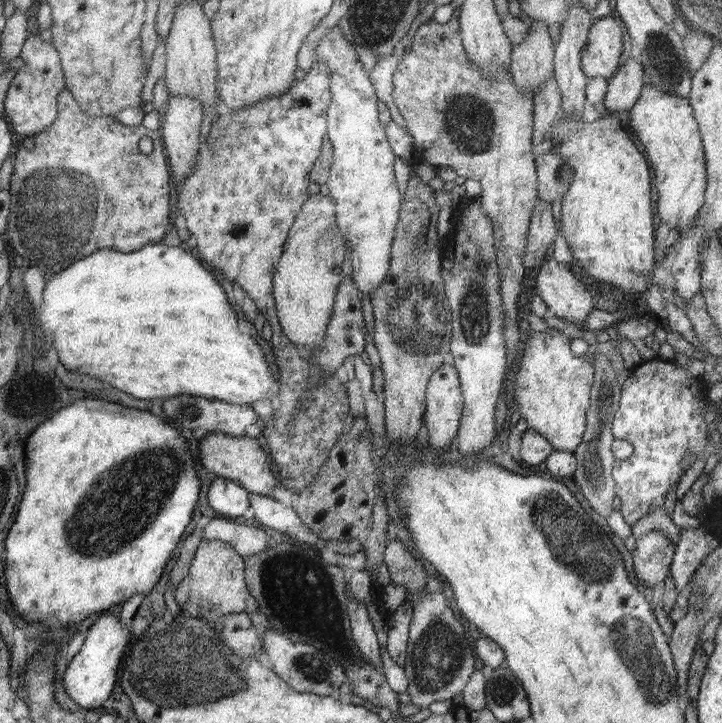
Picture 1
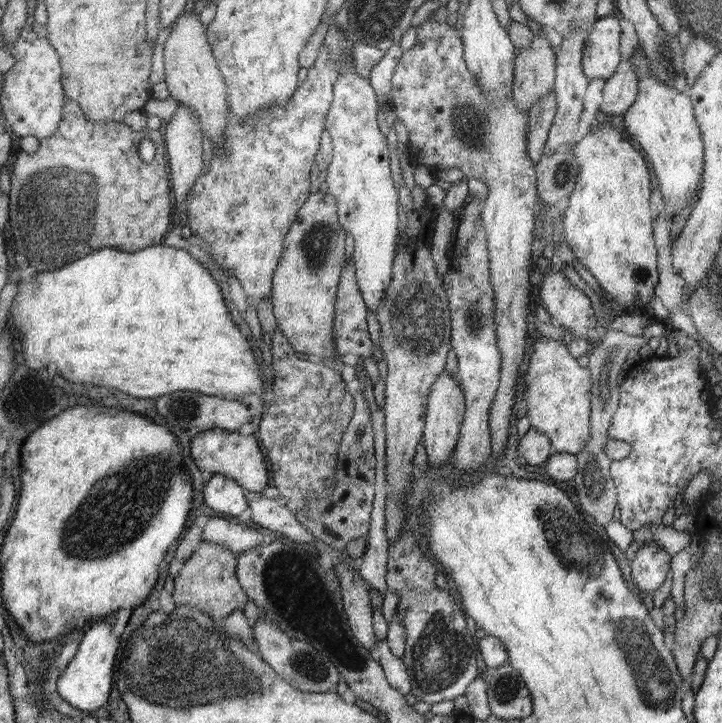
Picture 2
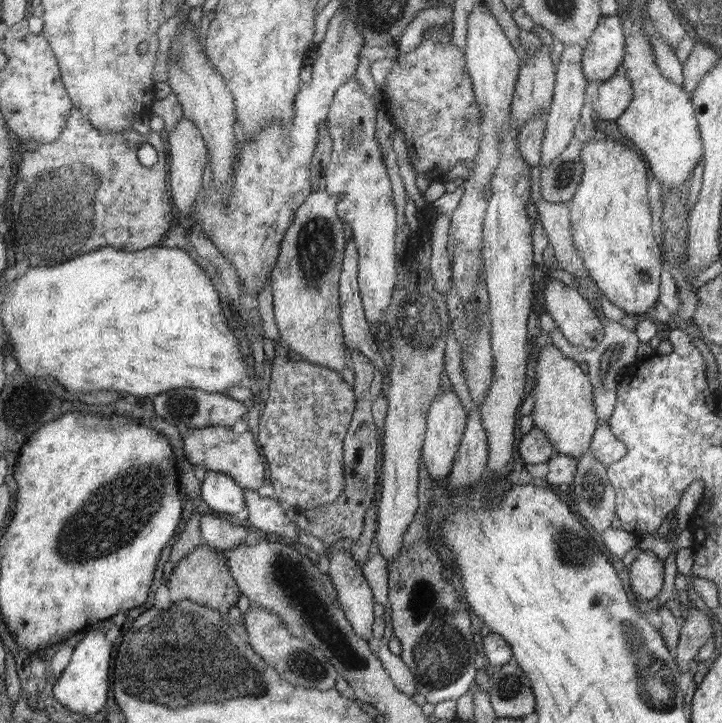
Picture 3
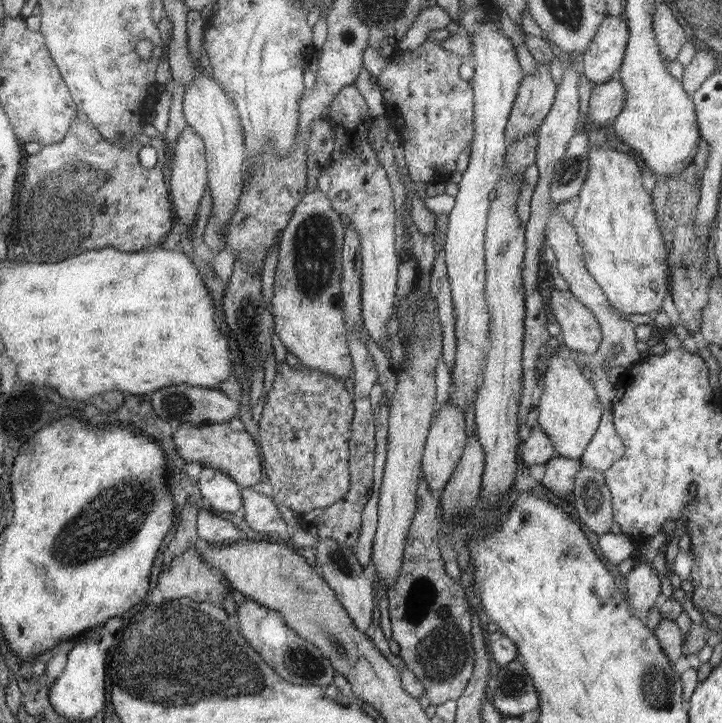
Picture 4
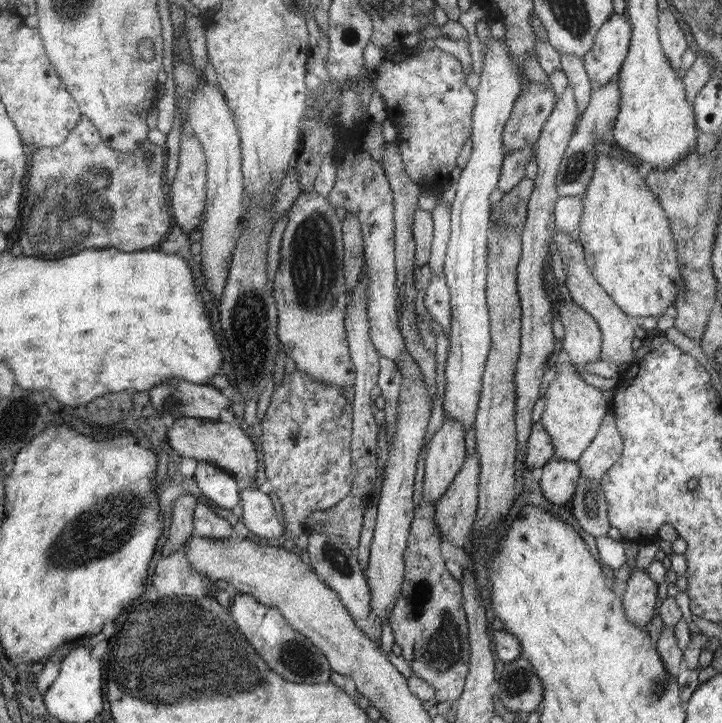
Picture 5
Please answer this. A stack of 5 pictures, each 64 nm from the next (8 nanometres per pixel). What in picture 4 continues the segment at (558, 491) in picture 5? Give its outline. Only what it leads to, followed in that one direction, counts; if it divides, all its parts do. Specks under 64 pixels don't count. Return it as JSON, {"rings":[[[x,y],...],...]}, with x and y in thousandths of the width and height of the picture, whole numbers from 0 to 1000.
{"rings":[[[771,628],[755,642],[756,651],[749,668],[765,686],[781,686],[795,679],[796,658],[803,643],[803,635],[788,635]]]}

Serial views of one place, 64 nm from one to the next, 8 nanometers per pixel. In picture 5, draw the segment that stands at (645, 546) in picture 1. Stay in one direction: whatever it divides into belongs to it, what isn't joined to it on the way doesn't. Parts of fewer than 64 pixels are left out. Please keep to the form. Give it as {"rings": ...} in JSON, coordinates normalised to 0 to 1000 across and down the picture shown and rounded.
{"rings":[[[875,788],[870,799],[870,812],[864,824],[864,841],[868,855],[886,869],[903,855],[909,841],[911,811],[900,799],[896,788]]]}

